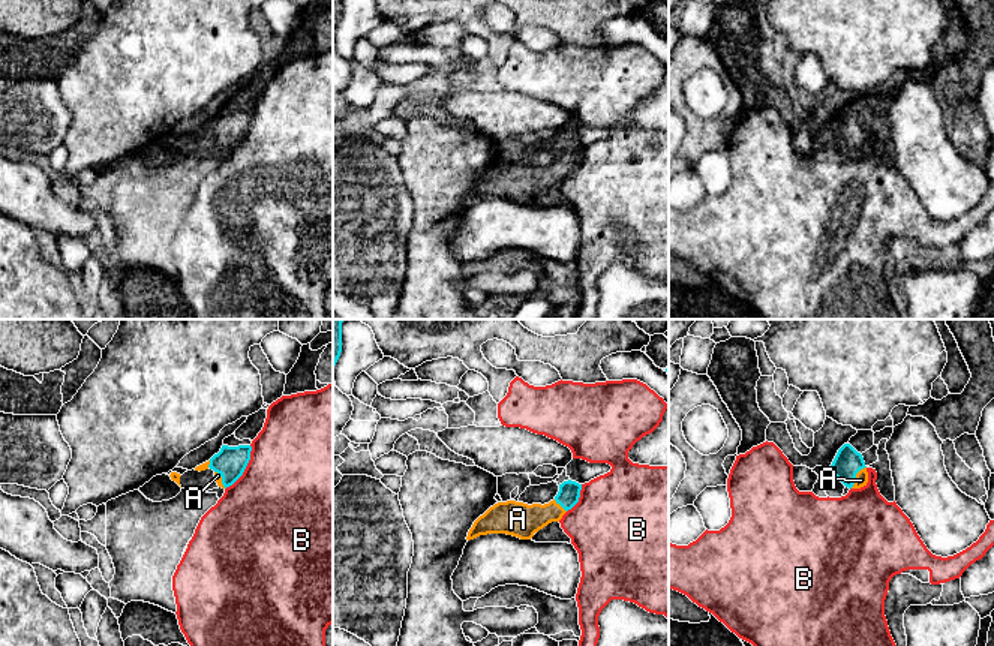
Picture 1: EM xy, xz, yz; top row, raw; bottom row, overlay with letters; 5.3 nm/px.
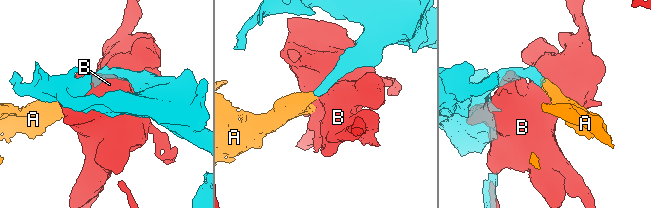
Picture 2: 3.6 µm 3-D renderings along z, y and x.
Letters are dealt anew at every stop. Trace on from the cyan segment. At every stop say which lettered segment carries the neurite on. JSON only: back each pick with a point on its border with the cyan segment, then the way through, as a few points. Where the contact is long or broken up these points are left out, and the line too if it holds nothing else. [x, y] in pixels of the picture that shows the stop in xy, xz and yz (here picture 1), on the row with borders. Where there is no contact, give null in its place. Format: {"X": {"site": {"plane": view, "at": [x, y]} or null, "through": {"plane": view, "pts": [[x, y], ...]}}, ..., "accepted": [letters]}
{"A": {"site": {"plane": "yz", "at": [855, 477]}, "through": {"plane": "yz", "pts": [[847, 462], [855, 477], [861, 480]]}}, "accepted": ["A"]}

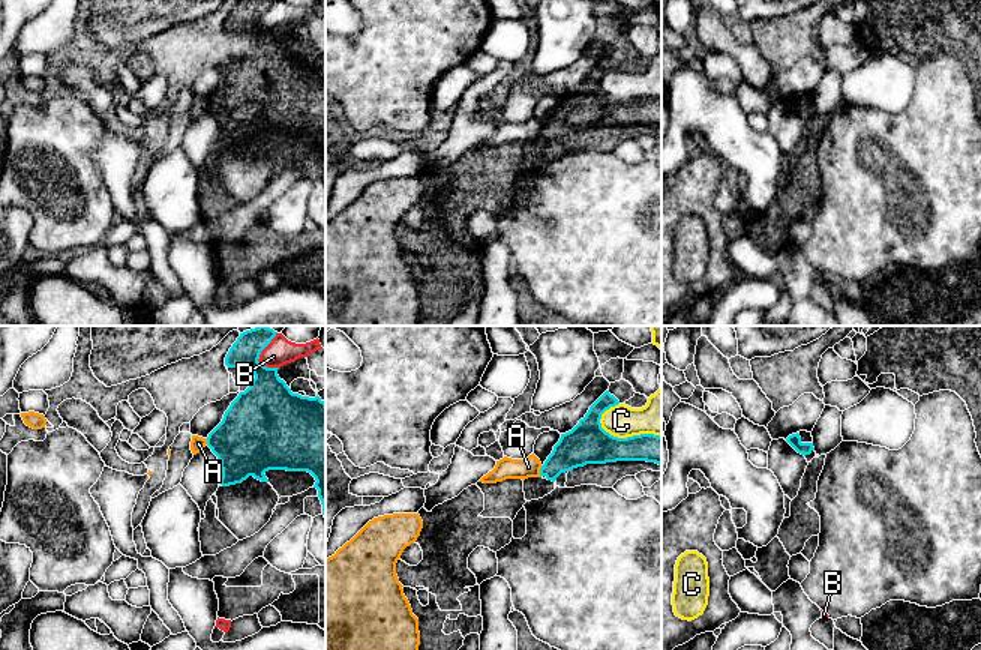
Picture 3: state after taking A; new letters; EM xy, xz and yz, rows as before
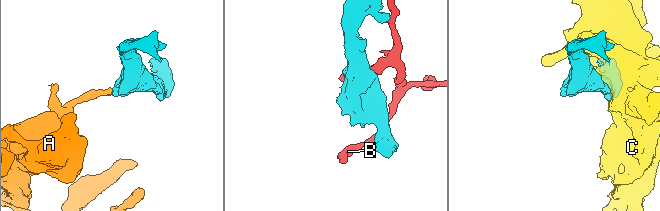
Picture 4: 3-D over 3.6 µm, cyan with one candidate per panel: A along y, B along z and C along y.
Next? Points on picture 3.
{"accepted": []}

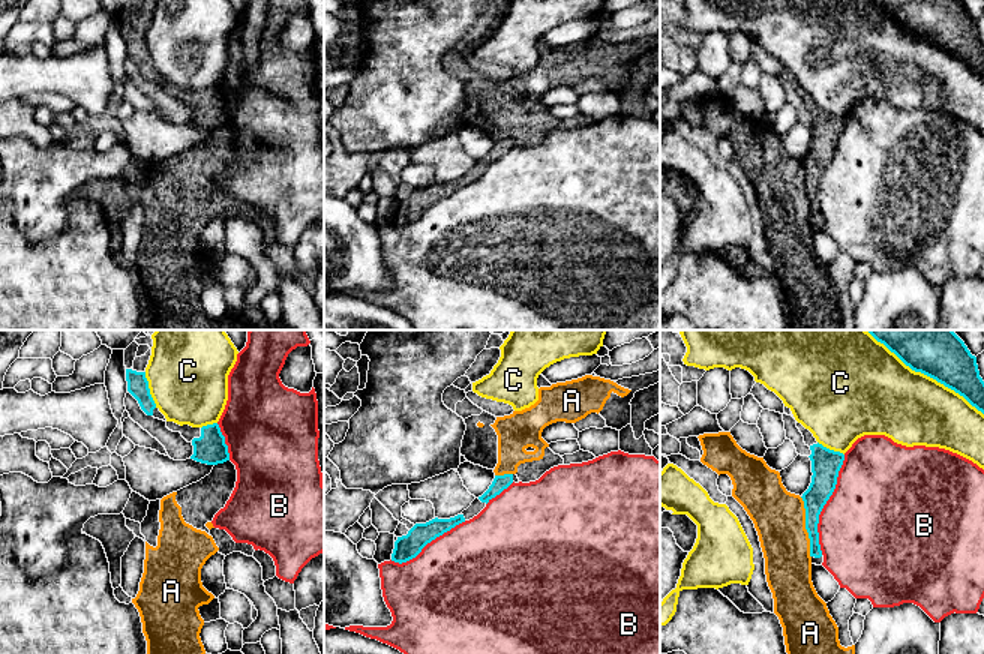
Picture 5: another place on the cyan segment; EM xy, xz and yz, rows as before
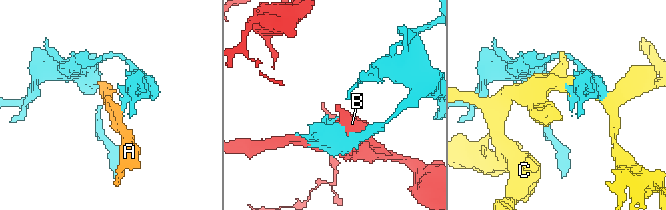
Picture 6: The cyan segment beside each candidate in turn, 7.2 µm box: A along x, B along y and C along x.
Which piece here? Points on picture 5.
{"A": {"site": {"plane": "yz", "at": [806, 527]}, "through": {"plane": "yz", "pts": [[822, 485], [806, 509], [806, 527], [789, 527], [779, 516]]}}, "accepted": ["A"]}

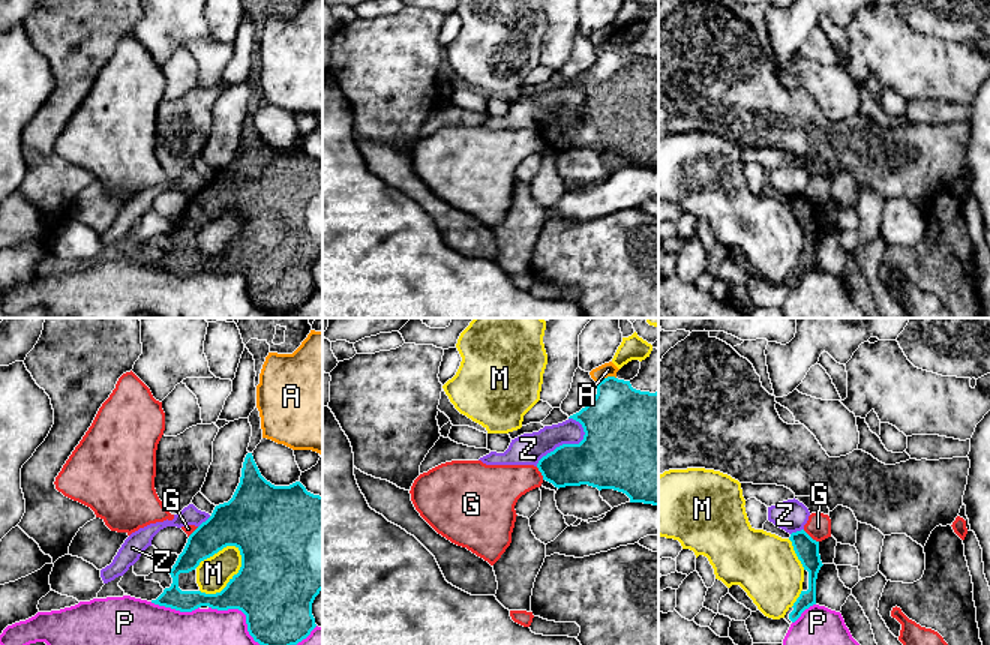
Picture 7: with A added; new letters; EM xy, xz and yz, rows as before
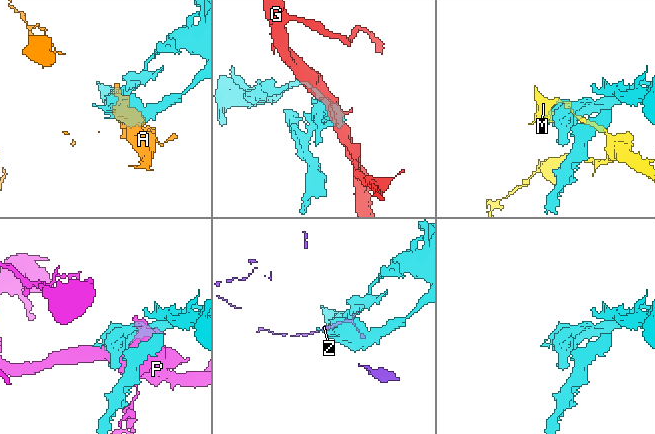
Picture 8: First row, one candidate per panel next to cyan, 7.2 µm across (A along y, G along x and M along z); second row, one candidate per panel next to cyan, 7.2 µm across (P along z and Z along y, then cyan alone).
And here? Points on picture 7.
{"accepted": []}

